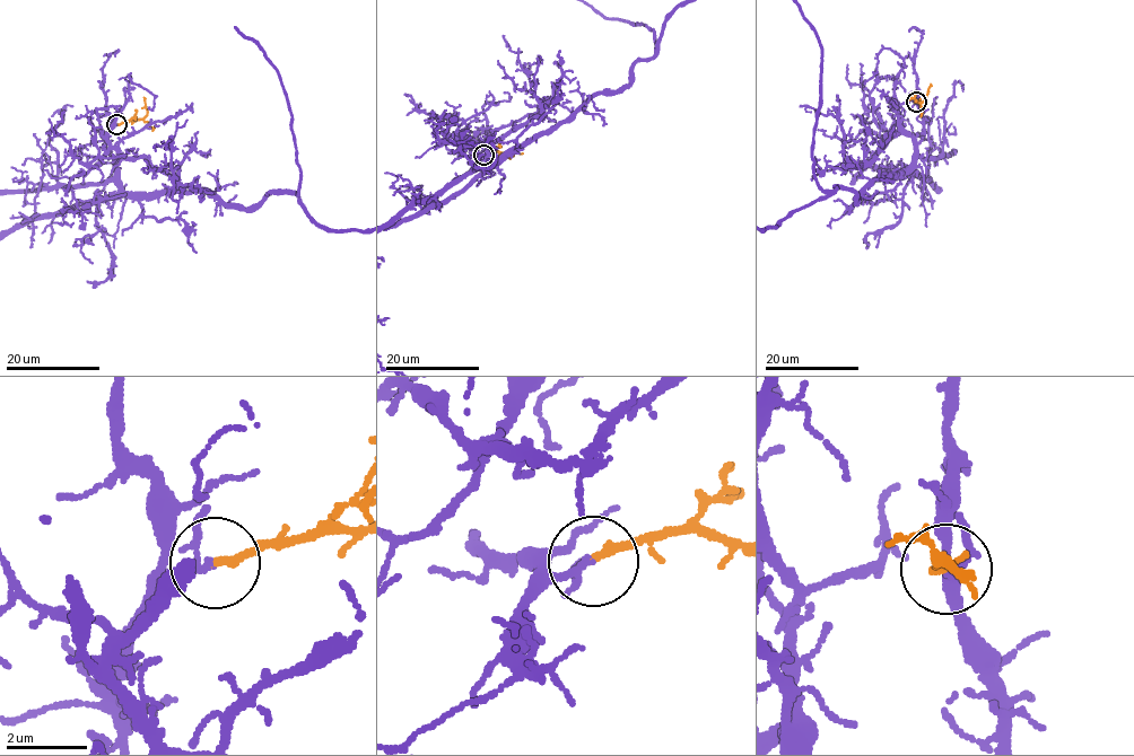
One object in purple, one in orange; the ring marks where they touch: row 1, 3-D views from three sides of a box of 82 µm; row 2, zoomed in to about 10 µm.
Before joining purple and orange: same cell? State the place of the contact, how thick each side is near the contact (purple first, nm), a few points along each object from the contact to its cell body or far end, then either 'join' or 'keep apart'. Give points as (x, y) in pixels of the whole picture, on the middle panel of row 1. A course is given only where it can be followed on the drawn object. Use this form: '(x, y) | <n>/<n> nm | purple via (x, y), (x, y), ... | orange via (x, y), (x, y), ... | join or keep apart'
(483, 155) | 100/200 nm | purple via (483, 154), (476, 161), (485, 170), (600, 94), (618, 93), (655, 53), (654, 34) | join

